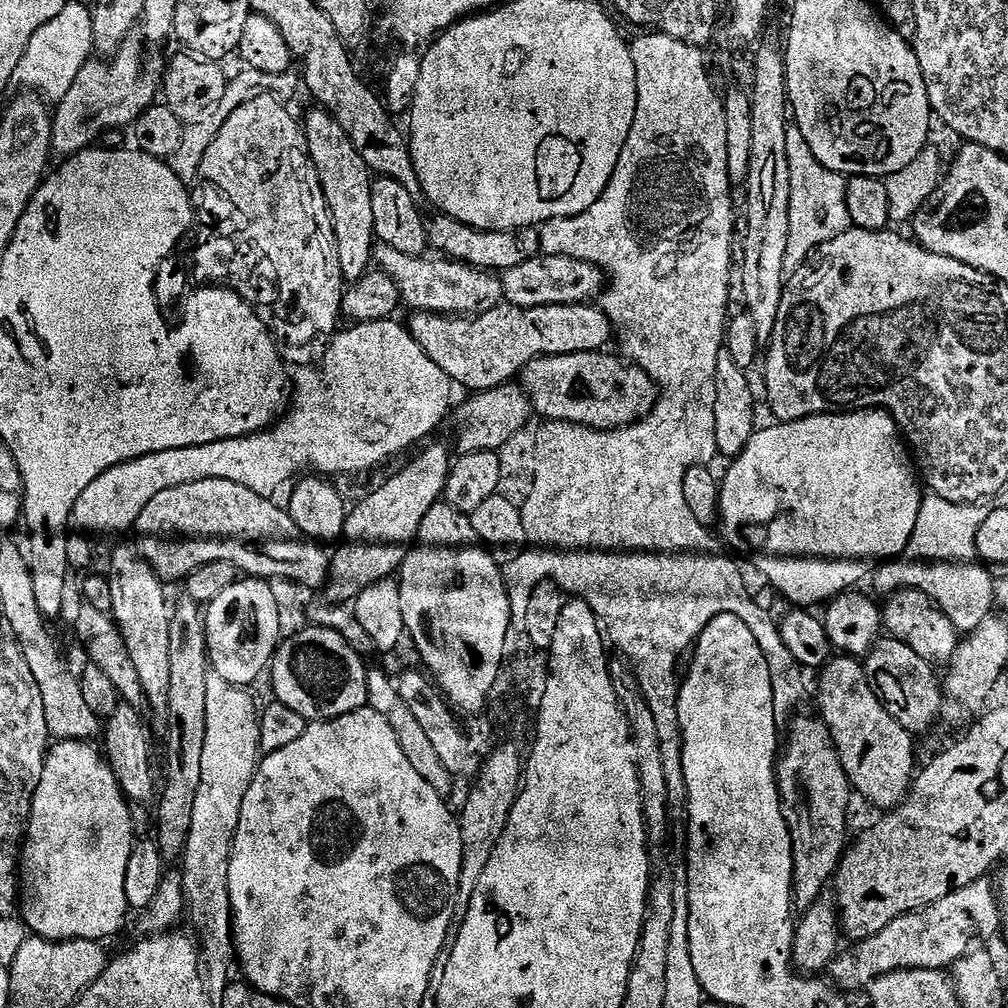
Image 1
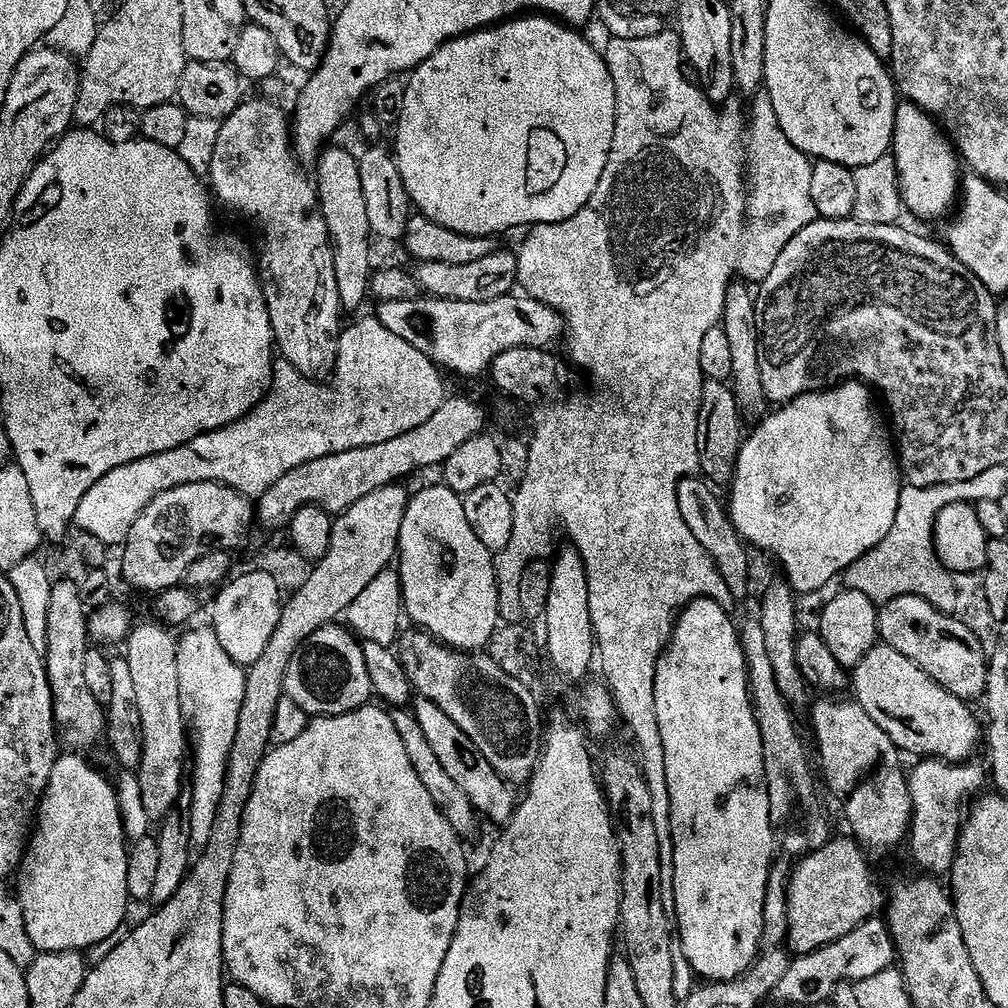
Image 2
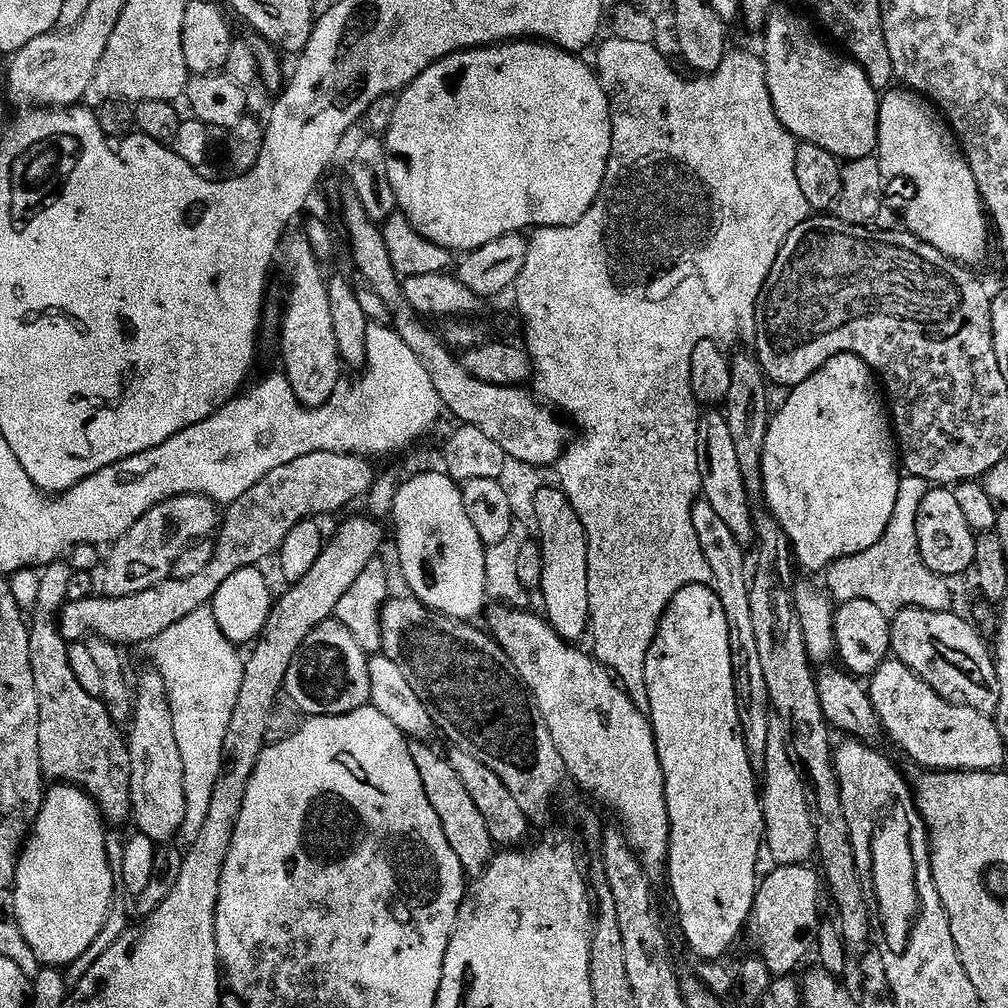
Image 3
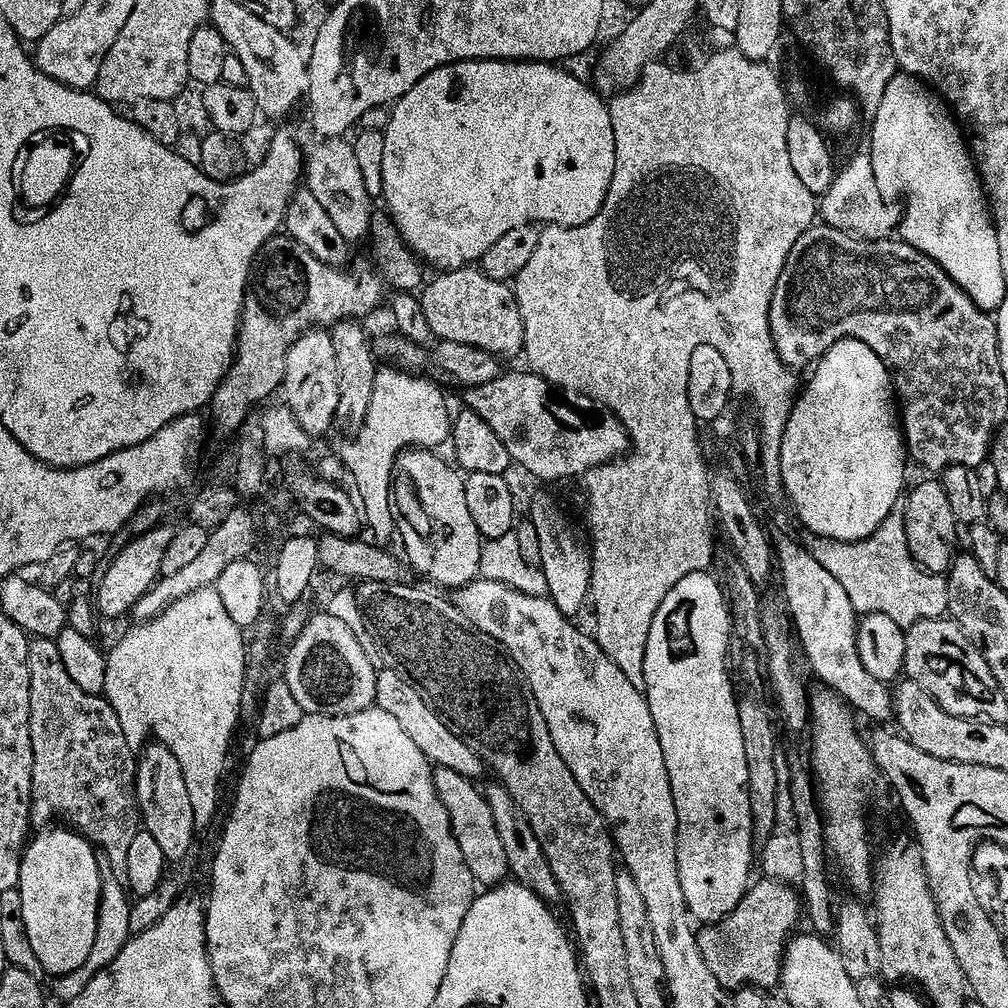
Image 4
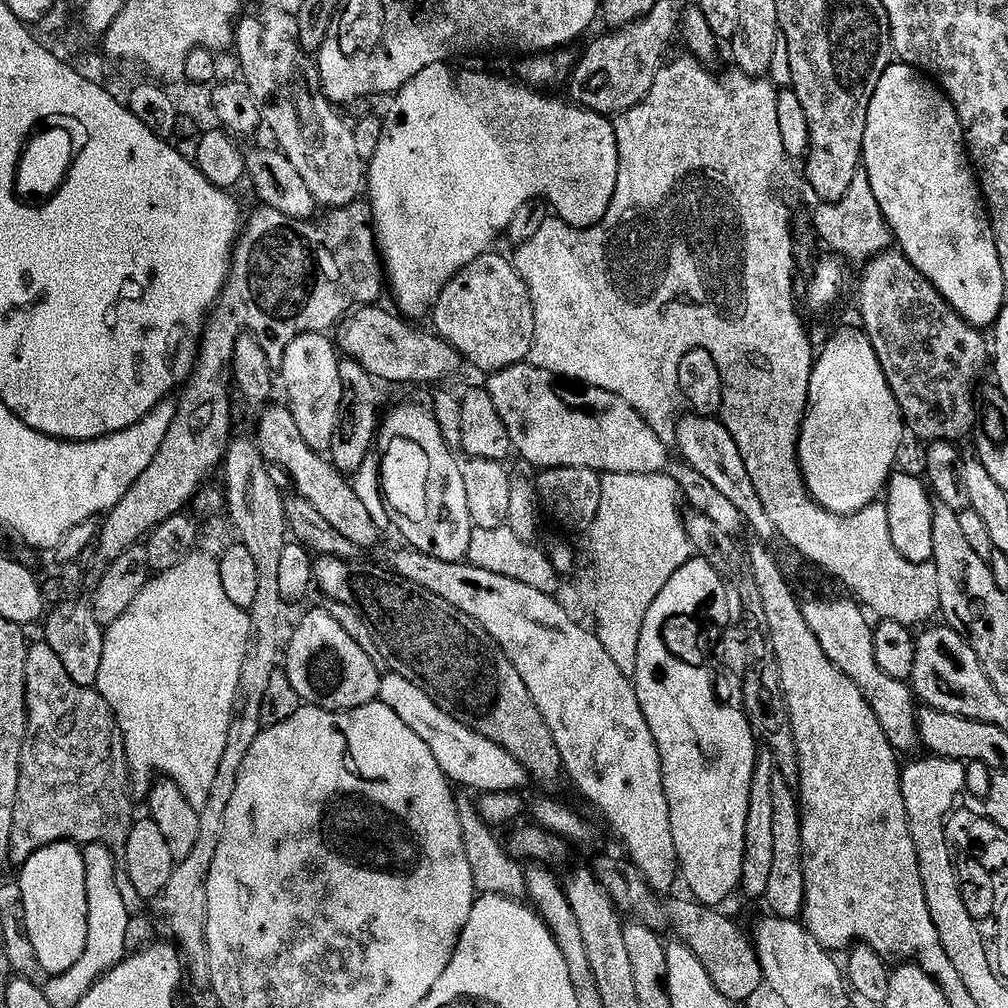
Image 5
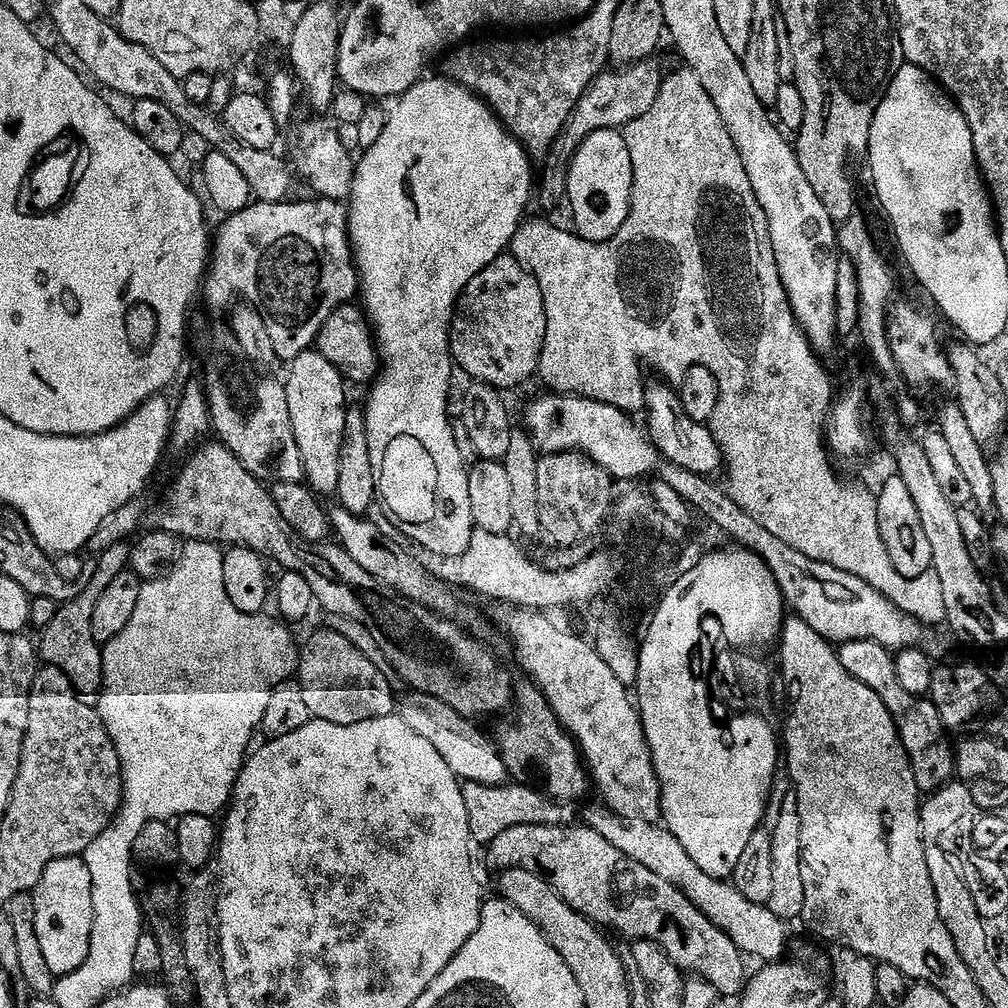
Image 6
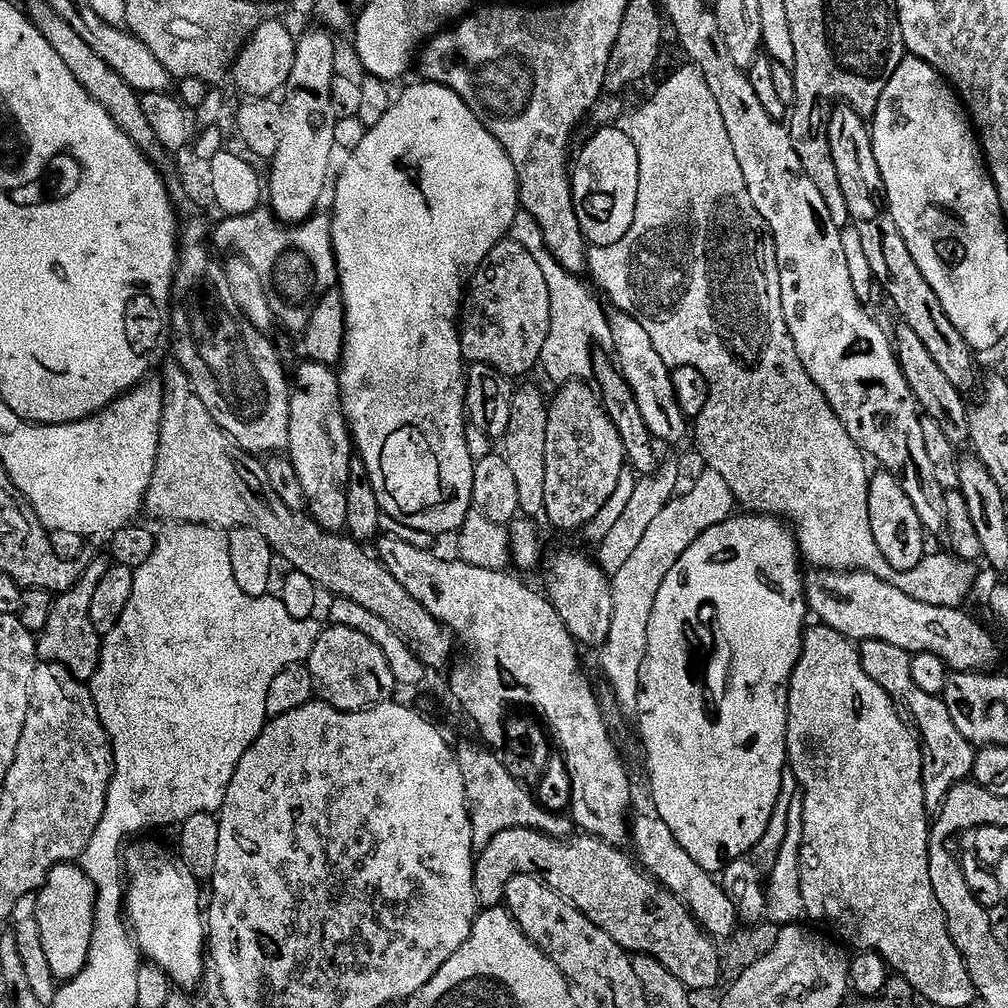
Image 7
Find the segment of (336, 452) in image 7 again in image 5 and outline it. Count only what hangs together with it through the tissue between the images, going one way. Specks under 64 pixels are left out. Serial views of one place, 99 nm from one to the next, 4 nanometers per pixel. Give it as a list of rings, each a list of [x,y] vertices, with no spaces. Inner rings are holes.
[[[309,334],[298,336],[288,343],[284,349],[284,358],[279,361],[278,368],[284,371],[284,384],[288,387],[286,407],[292,412],[294,422],[298,422],[298,430],[302,438],[306,438],[306,446],[315,452],[324,454],[331,449],[332,439],[340,421],[340,407],[342,406],[342,374],[340,373],[341,353],[331,339],[324,334]]]

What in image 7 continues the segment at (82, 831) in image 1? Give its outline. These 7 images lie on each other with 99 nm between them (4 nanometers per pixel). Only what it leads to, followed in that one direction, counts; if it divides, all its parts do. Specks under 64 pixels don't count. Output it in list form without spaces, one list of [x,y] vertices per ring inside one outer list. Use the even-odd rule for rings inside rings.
[[[60,865],[48,876],[48,883],[40,889],[34,900],[38,930],[42,930],[42,947],[46,949],[46,958],[50,961],[50,970],[54,970],[57,981],[71,982],[83,972],[88,955],[92,949],[94,934],[94,914],[96,913],[96,891],[92,880],[83,867]]]

